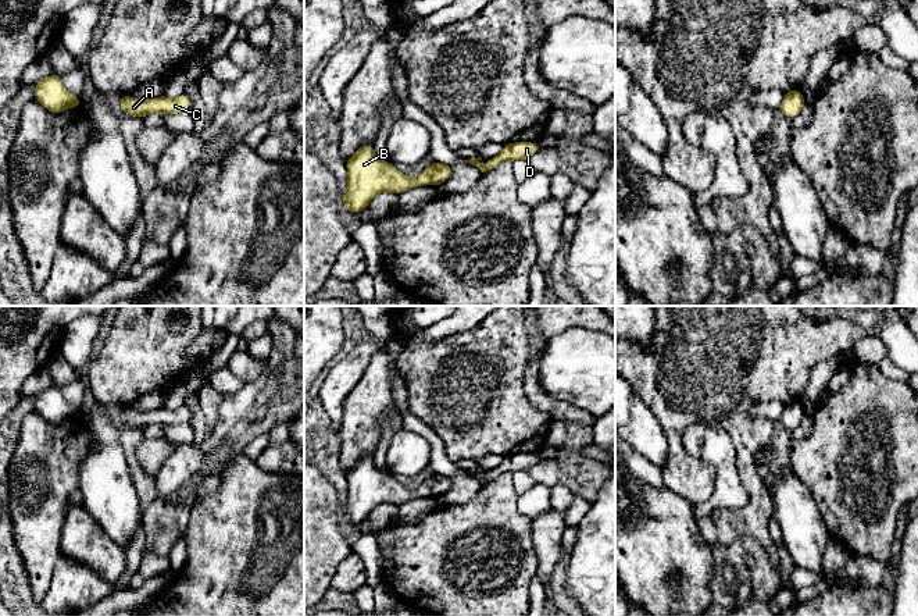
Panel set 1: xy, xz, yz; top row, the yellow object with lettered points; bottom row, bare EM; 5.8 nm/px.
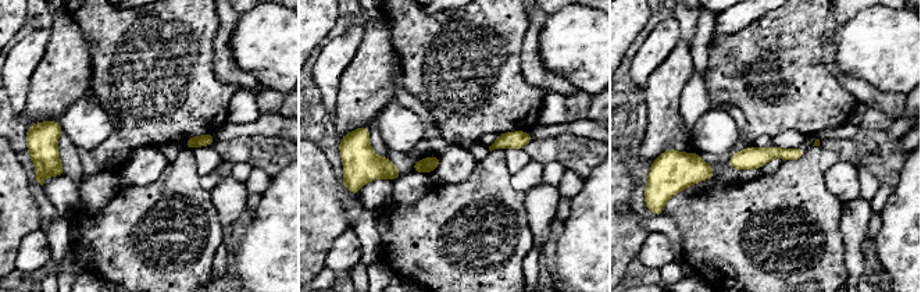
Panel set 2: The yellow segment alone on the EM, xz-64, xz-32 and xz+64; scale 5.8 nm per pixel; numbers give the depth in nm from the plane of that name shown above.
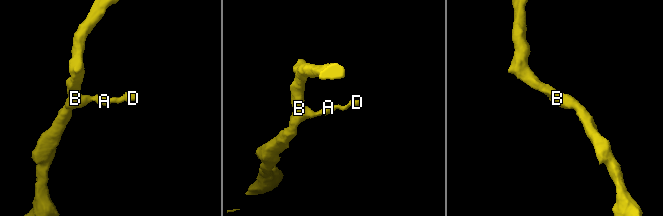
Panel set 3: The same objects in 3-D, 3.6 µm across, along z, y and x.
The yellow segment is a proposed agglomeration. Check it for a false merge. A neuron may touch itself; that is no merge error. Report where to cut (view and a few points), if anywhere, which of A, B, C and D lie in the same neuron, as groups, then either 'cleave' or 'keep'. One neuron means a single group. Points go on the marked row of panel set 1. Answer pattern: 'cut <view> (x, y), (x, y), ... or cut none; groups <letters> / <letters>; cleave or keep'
cut none; groups A B C D; keep

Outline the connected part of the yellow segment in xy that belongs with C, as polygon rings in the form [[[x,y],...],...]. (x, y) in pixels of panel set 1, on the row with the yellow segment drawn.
[[[182,93],[176,99],[168,99],[165,95],[150,100],[135,100],[128,95],[121,96],[119,108],[126,114],[143,118],[151,113],[175,114],[189,110],[192,100]]]

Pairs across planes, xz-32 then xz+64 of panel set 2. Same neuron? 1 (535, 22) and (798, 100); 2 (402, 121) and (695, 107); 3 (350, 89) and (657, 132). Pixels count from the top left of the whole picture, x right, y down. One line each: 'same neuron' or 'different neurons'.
1: different neurons
2: different neurons
3: same neuron

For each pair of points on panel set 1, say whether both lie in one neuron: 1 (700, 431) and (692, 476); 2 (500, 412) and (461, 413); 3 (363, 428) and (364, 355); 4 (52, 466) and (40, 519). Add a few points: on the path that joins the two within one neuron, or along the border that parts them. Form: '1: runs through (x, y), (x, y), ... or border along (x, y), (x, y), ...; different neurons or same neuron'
1: border along (688, 426), (683, 447), (713, 470), (714, 485); different neurons
2: runs through (490, 412), (471, 412); same neuron
3: border along (378, 348), (361, 378), (345, 398); different neurons
4: runs through (42, 479), (40, 506); same neuron

